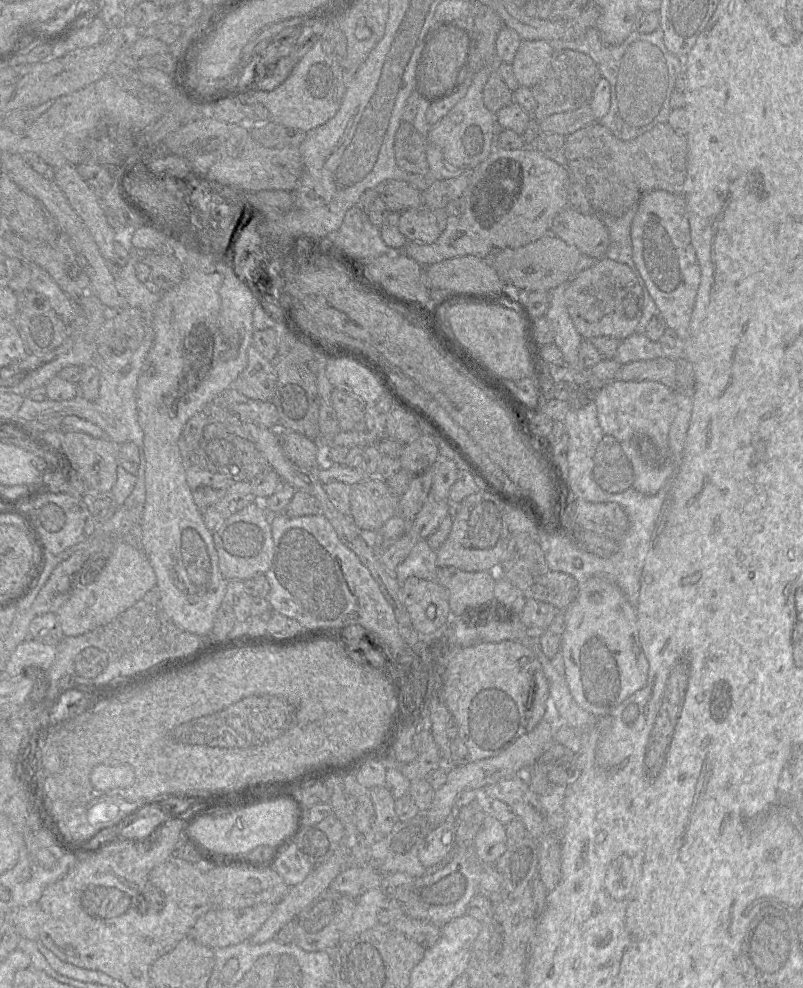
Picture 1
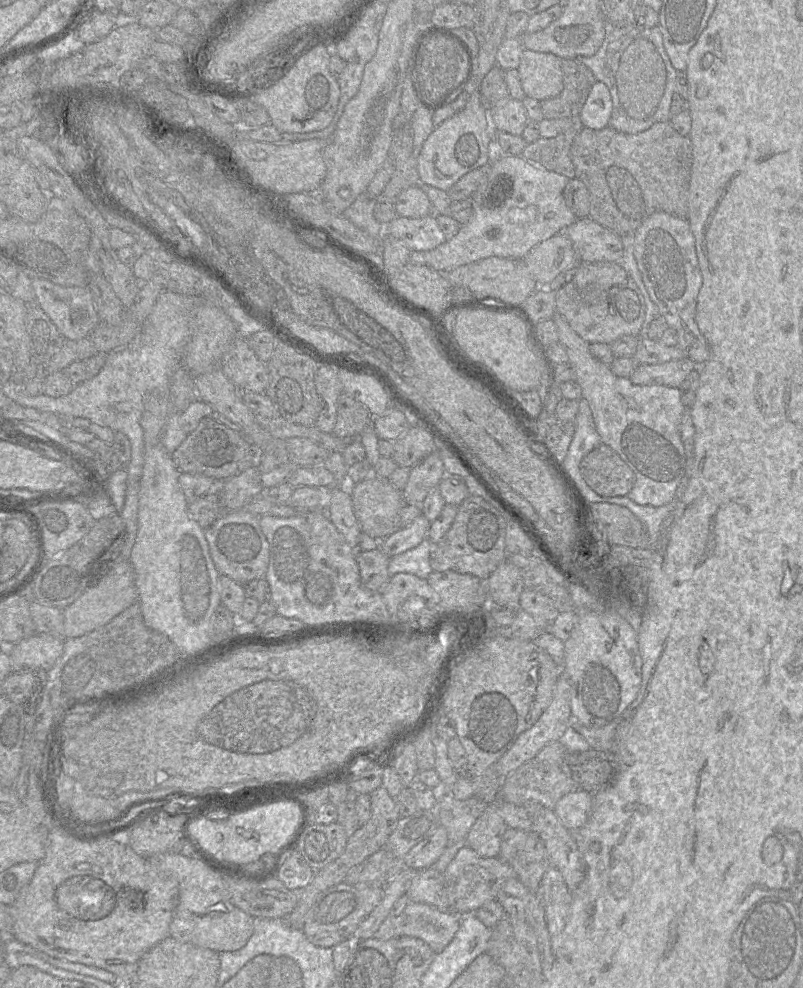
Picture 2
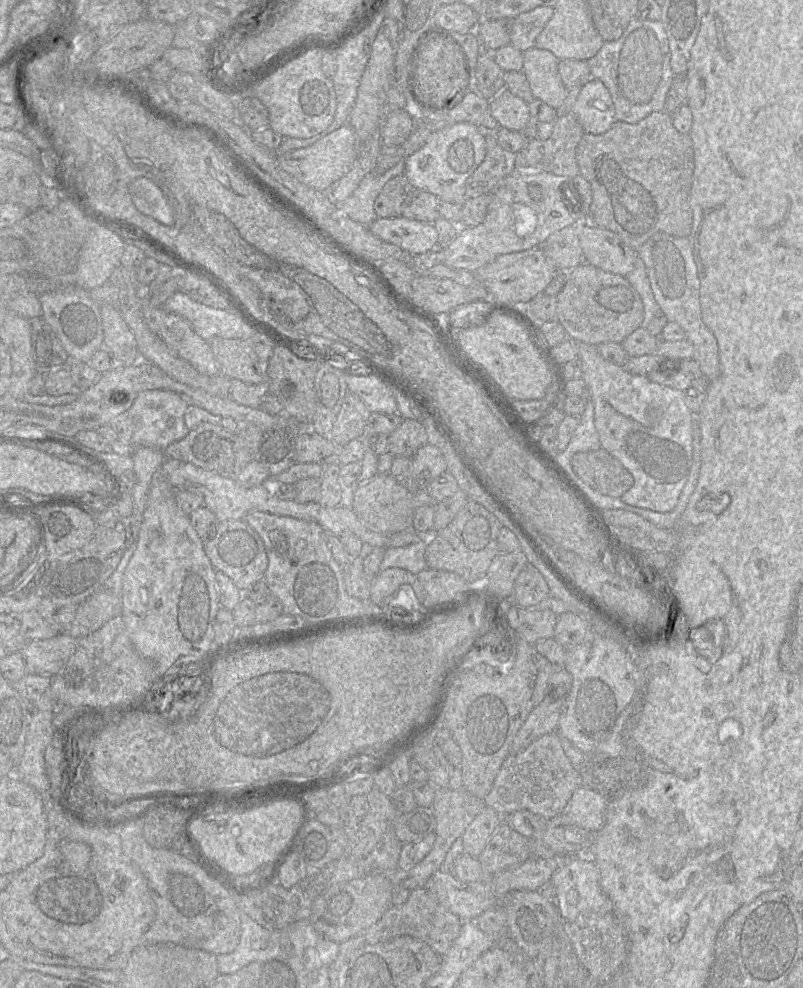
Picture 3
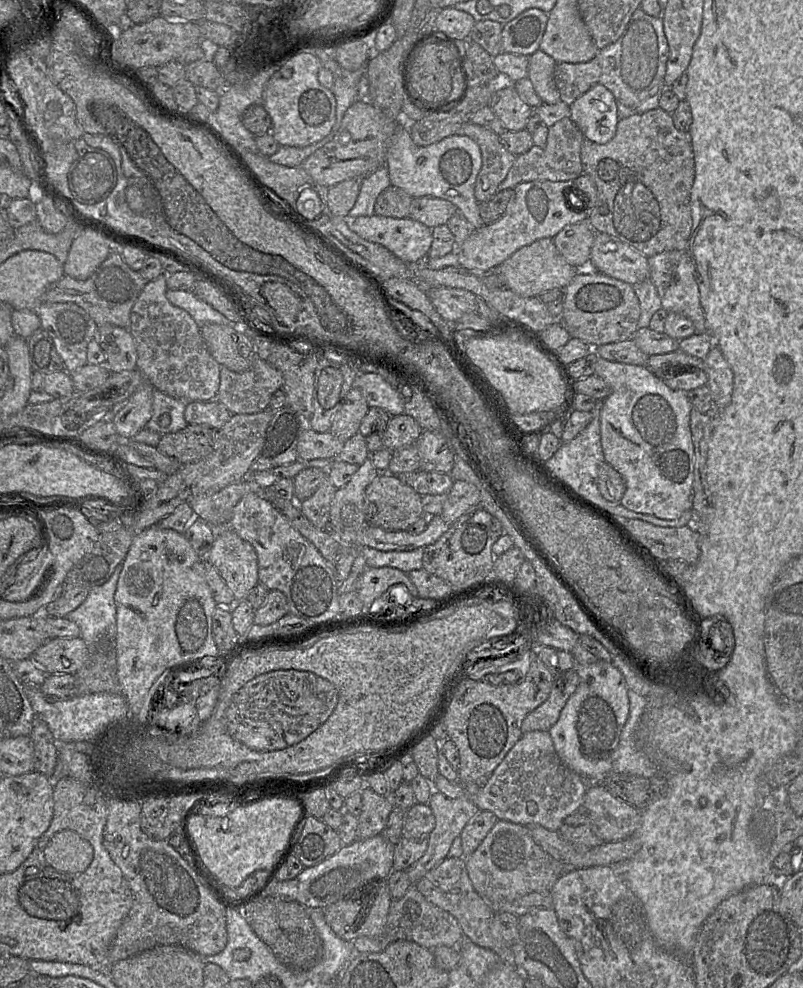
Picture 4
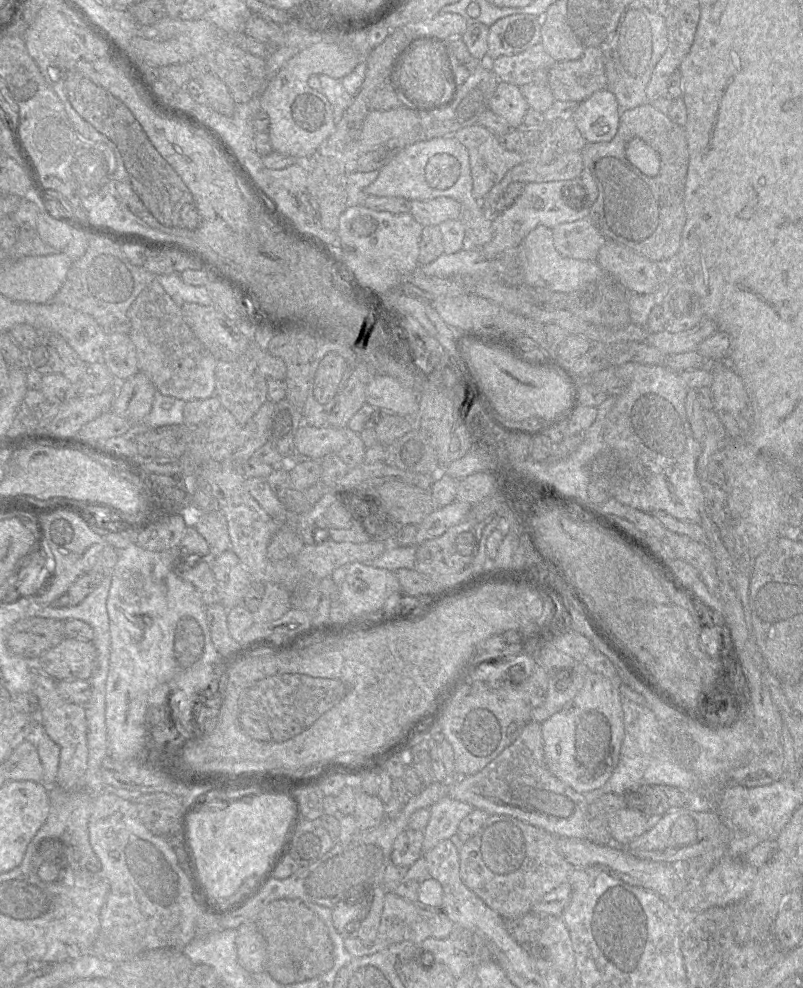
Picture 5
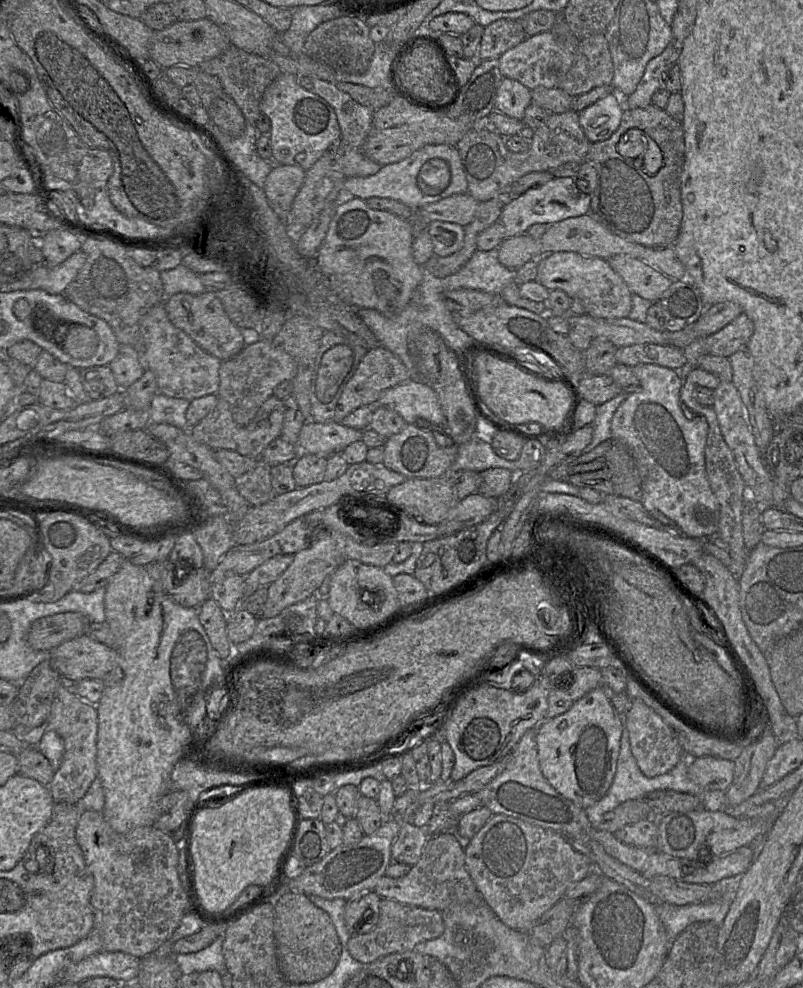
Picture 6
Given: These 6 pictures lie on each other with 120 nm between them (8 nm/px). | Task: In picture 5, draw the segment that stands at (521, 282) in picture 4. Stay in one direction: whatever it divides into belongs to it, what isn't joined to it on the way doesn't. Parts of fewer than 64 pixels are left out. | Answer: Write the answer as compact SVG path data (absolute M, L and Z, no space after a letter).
M535 227L517 247L517 264L524 273L525 287L542 287L553 292L569 294L580 287L604 279L611 279L596 261L579 260L561 255L553 244L552 230Z

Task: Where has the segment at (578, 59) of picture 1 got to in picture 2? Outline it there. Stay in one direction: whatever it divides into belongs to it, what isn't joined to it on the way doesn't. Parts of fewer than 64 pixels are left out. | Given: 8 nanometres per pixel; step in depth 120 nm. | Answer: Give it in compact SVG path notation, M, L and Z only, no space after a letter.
M562 59L563 89L559 95L540 102L544 118L578 117L591 88L597 81L593 72L575 59Z

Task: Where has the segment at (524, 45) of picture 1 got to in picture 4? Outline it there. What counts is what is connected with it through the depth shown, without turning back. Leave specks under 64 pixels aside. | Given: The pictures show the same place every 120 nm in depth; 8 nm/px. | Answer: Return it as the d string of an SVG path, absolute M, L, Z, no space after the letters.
M538 49L529 56L528 78L536 94L545 104L560 102L560 94L554 81L556 61Z

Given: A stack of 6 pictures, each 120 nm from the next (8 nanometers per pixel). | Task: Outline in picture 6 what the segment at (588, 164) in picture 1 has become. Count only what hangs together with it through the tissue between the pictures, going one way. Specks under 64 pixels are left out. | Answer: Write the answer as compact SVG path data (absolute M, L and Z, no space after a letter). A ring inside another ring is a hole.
M652 104L644 108L634 108L634 109L630 109L624 106L624 111L622 113L621 121L616 131L606 140L591 143L589 151L586 155L586 162L591 163L597 171L597 186L595 190L591 193L589 214L596 221L598 221L604 228L606 228L610 232L618 235L619 237L627 241L635 242L637 244L644 245L649 248L672 247L673 243L676 241L679 235L680 225L683 217L683 210L681 203L681 173L683 170L684 161L685 161L684 131L682 128L682 124L680 122L672 118L664 109L658 108ZM630 128L637 128L642 130L650 138L652 138L659 146L663 156L663 165L655 175L646 174L639 167L635 166L631 161L629 161L621 154L619 154L619 150L617 148L618 140L619 138L621 138L621 135Z

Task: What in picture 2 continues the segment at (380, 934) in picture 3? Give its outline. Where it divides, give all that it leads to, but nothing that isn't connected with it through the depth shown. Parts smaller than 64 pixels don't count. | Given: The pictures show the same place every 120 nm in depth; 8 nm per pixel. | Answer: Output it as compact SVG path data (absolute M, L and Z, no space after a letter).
M409 902L398 916L389 915L375 932L374 937L389 940L409 936L423 940L435 954L451 942L460 926L460 917L454 912L442 912L419 902Z

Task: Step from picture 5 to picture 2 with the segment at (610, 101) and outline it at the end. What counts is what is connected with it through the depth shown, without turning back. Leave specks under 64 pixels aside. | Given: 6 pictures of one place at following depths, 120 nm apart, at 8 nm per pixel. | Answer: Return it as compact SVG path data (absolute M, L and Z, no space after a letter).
M596 81L578 115L582 127L595 130L609 126L612 99L608 87Z

